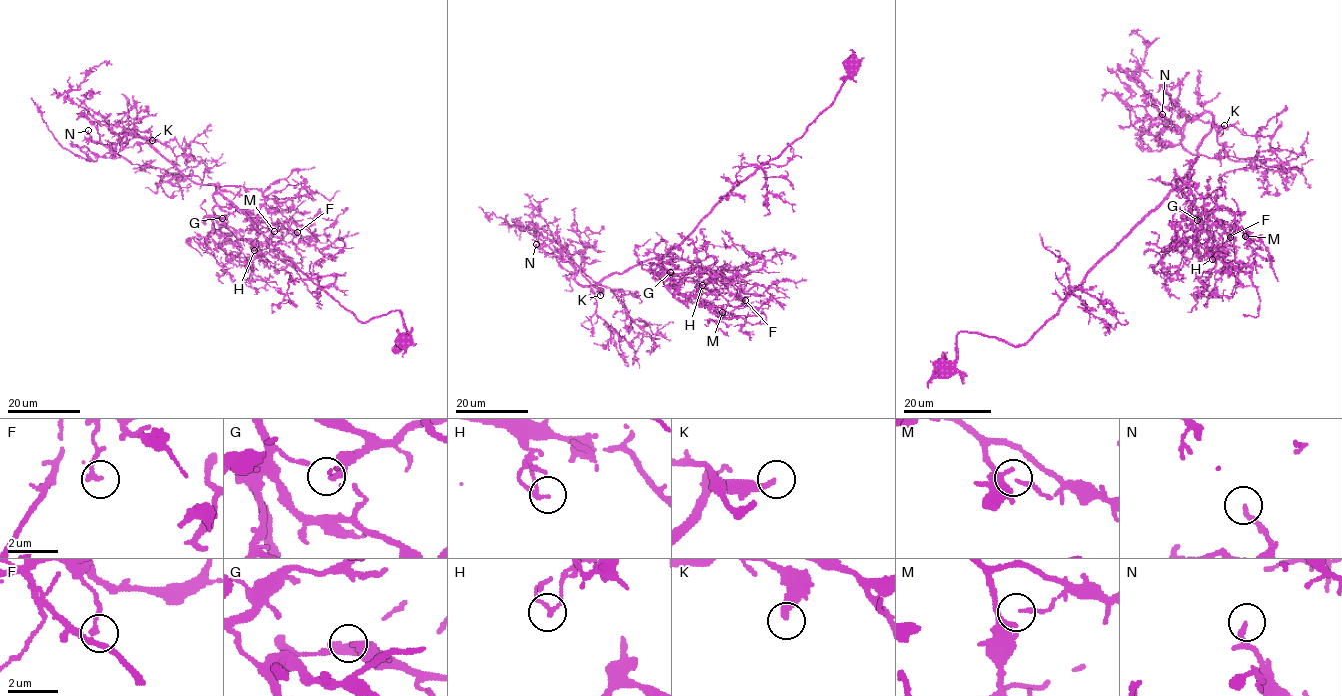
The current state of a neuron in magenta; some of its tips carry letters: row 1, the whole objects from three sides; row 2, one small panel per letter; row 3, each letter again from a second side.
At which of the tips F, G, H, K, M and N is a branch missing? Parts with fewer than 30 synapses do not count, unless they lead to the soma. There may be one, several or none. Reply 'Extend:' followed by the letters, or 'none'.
Extend: K

